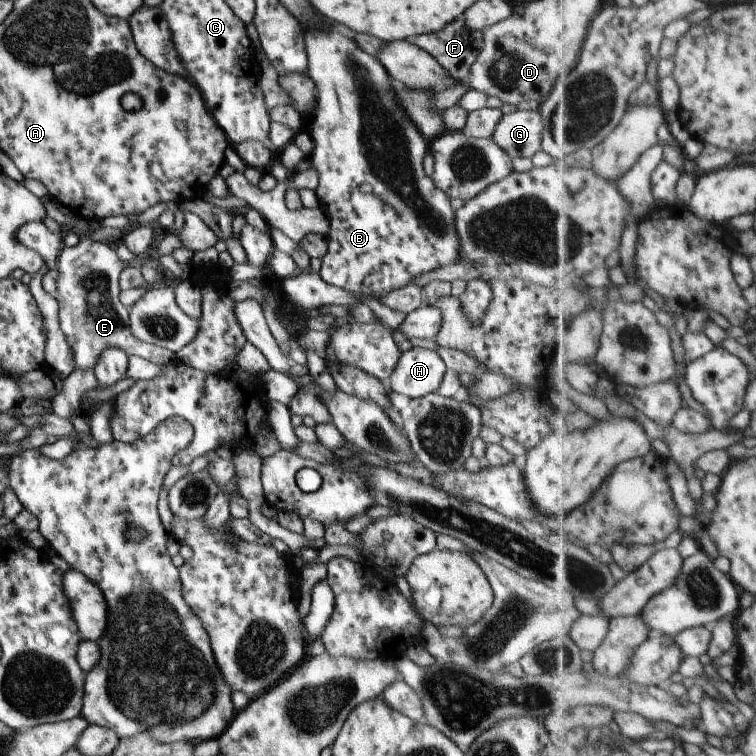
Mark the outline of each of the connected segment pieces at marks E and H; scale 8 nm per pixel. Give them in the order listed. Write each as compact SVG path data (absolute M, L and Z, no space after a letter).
M168 232L158 246L157 255L145 256L141 259L128 261L124 264L118 258L115 247L109 243L93 242L85 236L80 236L80 242L72 248L64 246L57 261L56 292L54 298L58 301L60 329L66 335L68 346L74 354L75 369L94 369L98 358L107 349L119 349L128 357L138 356L152 363L164 366L177 361L176 353L140 341L133 336L129 326L129 309L121 304L119 281L121 273L128 267L141 268L147 262L157 262L162 256L172 255L184 244L174 232Z
M412 347L402 354L387 385L392 391L418 399L437 393L446 372L444 360L437 352Z

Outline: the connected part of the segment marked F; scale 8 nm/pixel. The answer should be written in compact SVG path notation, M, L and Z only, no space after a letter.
M461 16L436 33L419 35L415 46L428 52L454 81L466 84L479 52L478 34L467 29Z

